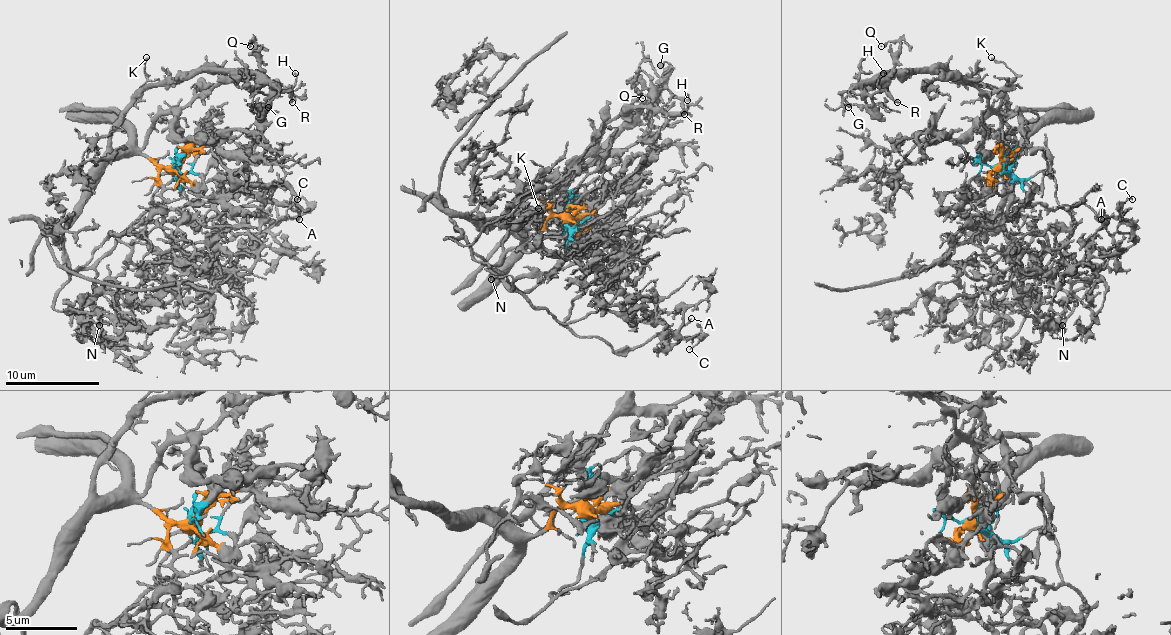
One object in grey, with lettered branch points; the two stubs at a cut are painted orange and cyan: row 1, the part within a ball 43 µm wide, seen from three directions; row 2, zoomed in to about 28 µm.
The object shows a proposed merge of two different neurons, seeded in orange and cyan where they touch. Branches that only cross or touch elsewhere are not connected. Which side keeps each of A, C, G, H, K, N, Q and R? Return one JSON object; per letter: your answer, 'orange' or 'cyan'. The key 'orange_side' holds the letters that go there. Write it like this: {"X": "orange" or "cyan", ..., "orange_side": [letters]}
{"A": "cyan", "C": "cyan", "G": "orange", "H": "orange", "K": "orange", "N": "cyan", "Q": "orange", "R": "orange", "orange_side": ["G", "H", "K", "Q", "R"]}

